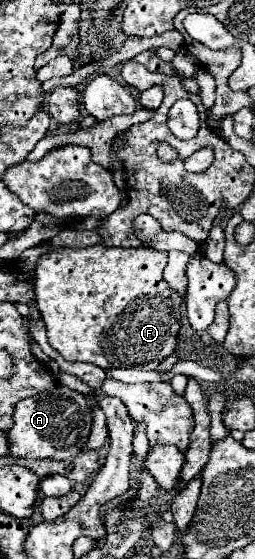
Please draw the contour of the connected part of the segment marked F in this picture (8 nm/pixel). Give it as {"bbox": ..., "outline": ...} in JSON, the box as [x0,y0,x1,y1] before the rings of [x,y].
{"bbox":[35,247,183,369],"outline":[[[61,247],[45,253],[35,267],[35,297],[43,315],[47,337],[67,361],[87,361],[107,367],[133,367],[157,369],[157,365],[175,351],[177,335],[181,329],[183,297],[163,281],[167,253],[151,247],[123,249],[123,247]]]}

